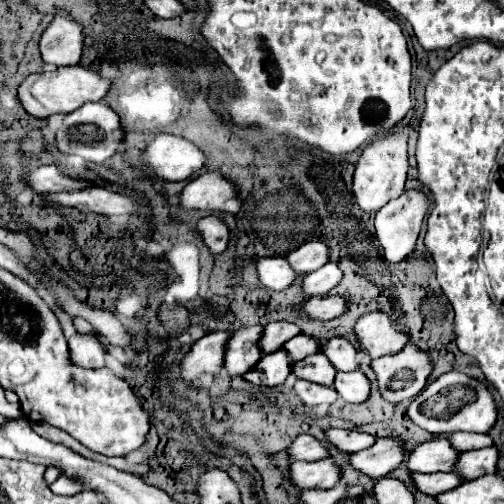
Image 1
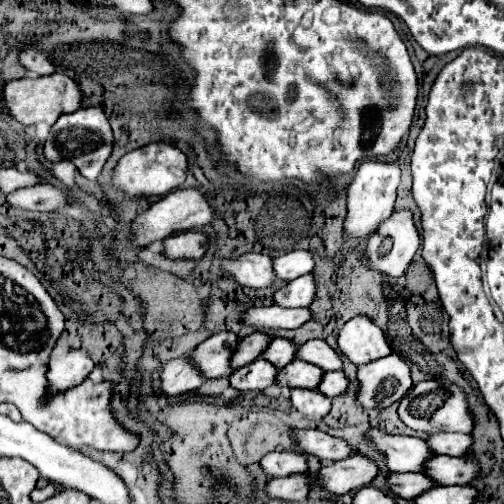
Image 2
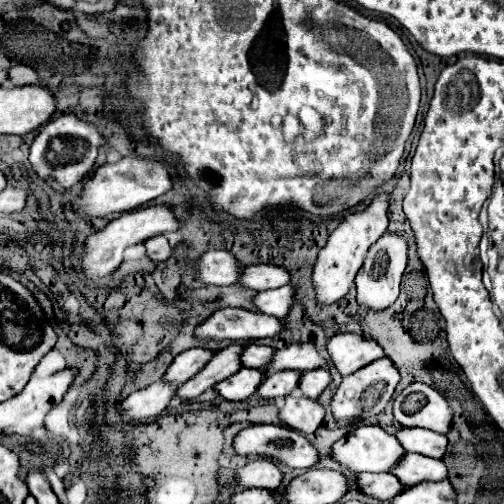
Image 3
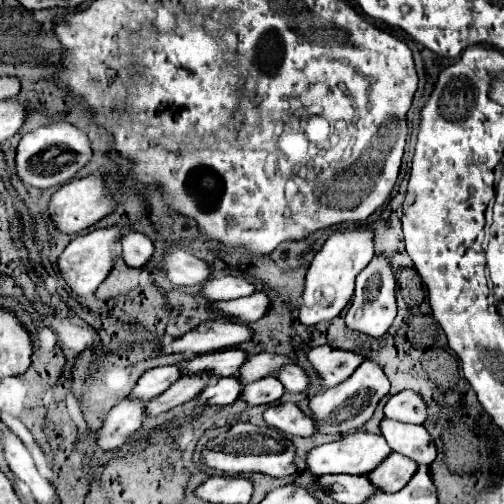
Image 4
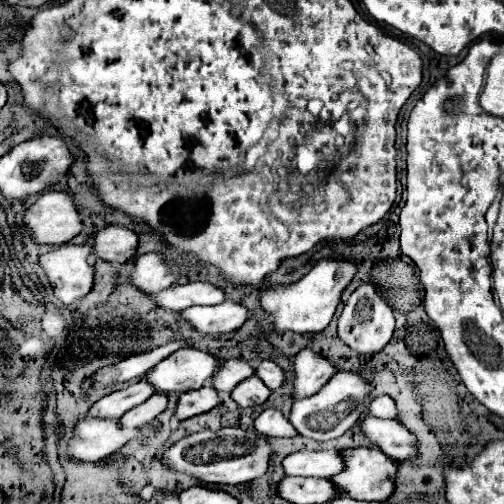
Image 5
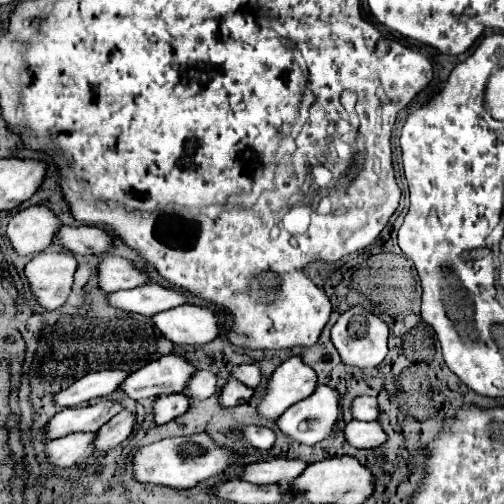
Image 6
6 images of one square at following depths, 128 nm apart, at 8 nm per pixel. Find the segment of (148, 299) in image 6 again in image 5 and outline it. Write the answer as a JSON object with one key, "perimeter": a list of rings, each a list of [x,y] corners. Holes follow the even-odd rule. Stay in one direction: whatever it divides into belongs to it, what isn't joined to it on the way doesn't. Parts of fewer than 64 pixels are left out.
{"perimeter":[[[188,282],[184,286],[174,284],[158,294],[152,294],[158,306],[170,308],[170,310],[184,310],[194,304],[220,304],[224,302],[224,290],[220,286],[214,286],[210,282]]]}

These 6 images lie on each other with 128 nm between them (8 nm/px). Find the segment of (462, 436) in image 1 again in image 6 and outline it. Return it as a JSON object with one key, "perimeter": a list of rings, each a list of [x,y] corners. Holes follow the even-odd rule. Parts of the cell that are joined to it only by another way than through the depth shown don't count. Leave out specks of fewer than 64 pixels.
{"perimeter":[[[360,420],[348,422],[344,428],[344,436],[356,448],[378,448],[380,444],[384,444],[384,440],[388,440],[388,436],[384,436],[384,430],[380,428],[380,422]]]}

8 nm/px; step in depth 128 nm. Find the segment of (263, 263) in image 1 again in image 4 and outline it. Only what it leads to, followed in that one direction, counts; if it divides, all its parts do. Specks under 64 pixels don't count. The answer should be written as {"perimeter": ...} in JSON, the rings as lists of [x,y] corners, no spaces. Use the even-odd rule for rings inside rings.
{"perimeter":[[[182,248],[164,256],[162,266],[164,266],[168,278],[180,286],[204,284],[204,280],[208,280],[212,274],[212,266],[208,262],[196,258],[194,254],[188,254]]]}

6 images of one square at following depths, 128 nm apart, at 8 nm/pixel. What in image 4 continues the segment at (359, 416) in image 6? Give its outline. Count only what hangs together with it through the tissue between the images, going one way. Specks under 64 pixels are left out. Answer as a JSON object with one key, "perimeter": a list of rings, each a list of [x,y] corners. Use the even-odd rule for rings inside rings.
{"perimeter":[[[402,390],[394,396],[384,406],[384,414],[390,420],[398,422],[410,422],[410,424],[426,424],[430,410],[426,400],[414,392],[414,390]]]}

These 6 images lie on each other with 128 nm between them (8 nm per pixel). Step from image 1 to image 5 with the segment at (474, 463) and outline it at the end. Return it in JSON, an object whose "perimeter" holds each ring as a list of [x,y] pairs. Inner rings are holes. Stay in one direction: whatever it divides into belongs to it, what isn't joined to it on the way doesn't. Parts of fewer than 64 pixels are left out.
{"perimeter":[[[352,448],[344,452],[346,470],[332,476],[342,496],[354,500],[386,500],[396,484],[396,462],[380,448]]]}

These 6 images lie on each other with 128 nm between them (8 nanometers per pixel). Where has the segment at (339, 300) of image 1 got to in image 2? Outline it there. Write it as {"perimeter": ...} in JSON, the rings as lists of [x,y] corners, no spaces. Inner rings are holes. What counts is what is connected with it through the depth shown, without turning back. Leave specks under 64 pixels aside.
{"perimeter":[[[278,304],[268,306],[268,308],[250,308],[244,314],[244,324],[254,326],[256,330],[262,328],[300,328],[312,318],[310,308],[280,308]]]}

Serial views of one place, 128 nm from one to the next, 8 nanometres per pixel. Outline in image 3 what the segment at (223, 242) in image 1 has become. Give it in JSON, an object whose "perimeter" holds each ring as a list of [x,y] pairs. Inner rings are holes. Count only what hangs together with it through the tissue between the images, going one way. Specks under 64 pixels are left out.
{"perimeter":[[[154,236],[154,238],[146,240],[144,244],[146,244],[146,254],[154,262],[168,262],[172,258],[172,254],[174,254],[174,248],[166,240],[166,236]]]}

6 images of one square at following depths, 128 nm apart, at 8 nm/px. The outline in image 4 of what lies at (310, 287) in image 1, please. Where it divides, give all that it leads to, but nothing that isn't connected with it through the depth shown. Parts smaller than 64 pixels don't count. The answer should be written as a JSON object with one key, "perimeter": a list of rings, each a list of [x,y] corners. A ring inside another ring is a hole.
{"perimeter":[[[258,290],[252,296],[246,298],[236,298],[236,300],[228,300],[228,302],[216,302],[214,308],[218,308],[222,314],[236,318],[240,322],[254,322],[260,320],[262,316],[268,314],[268,308],[272,308],[272,300],[268,296],[268,292]]]}

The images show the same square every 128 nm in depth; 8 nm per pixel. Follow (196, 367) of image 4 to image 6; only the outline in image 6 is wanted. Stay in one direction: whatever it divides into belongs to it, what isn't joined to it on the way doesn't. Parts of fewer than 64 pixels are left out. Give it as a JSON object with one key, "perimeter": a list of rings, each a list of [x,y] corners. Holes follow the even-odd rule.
{"perimeter":[[[168,354],[144,368],[132,372],[120,390],[124,390],[132,400],[144,400],[152,396],[168,396],[184,392],[188,380],[194,376],[196,368],[184,356]]]}

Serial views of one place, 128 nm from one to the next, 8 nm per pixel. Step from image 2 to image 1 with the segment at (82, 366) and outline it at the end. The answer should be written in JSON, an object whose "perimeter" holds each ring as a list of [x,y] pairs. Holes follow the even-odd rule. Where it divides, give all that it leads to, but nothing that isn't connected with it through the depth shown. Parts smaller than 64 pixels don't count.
{"perimeter":[[[76,332],[68,340],[68,346],[70,346],[70,352],[72,352],[72,360],[78,366],[84,366],[84,368],[104,366],[108,352],[106,352],[106,346],[104,346],[100,334],[80,334],[80,332]]]}

